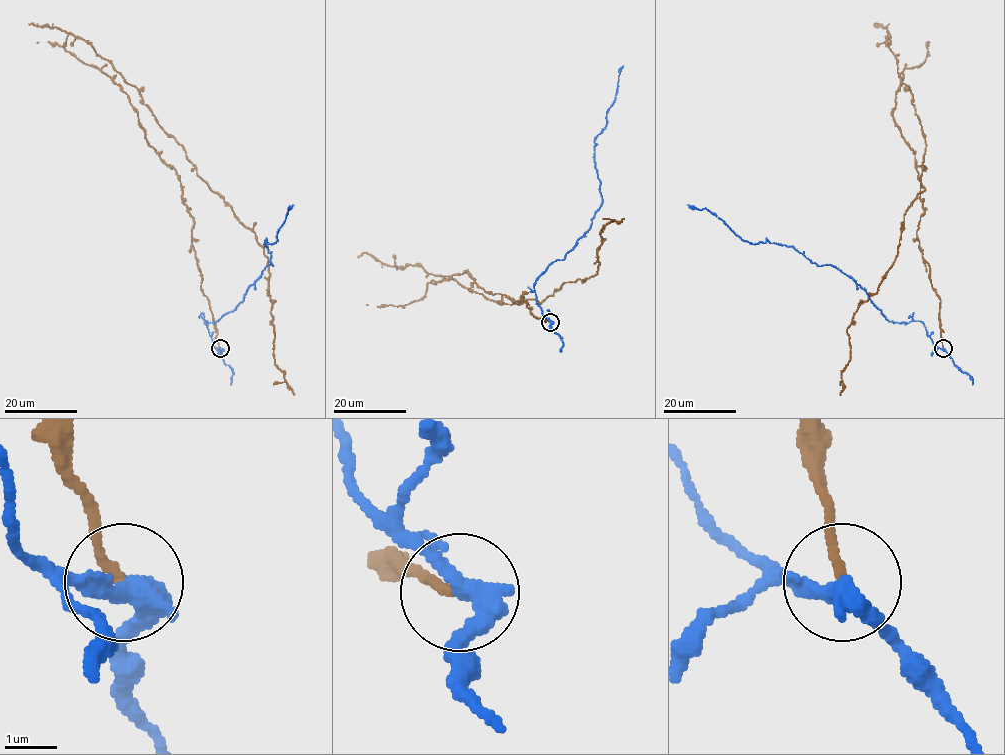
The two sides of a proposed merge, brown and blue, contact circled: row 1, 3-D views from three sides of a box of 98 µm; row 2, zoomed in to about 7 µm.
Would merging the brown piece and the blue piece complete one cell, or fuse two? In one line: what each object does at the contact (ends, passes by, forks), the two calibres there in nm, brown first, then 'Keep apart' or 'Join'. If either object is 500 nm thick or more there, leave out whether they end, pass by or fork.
At the ring brown ends. At the ring blue passes by. Thickness 180 nm (brown) against 360 nm. Keep apart

